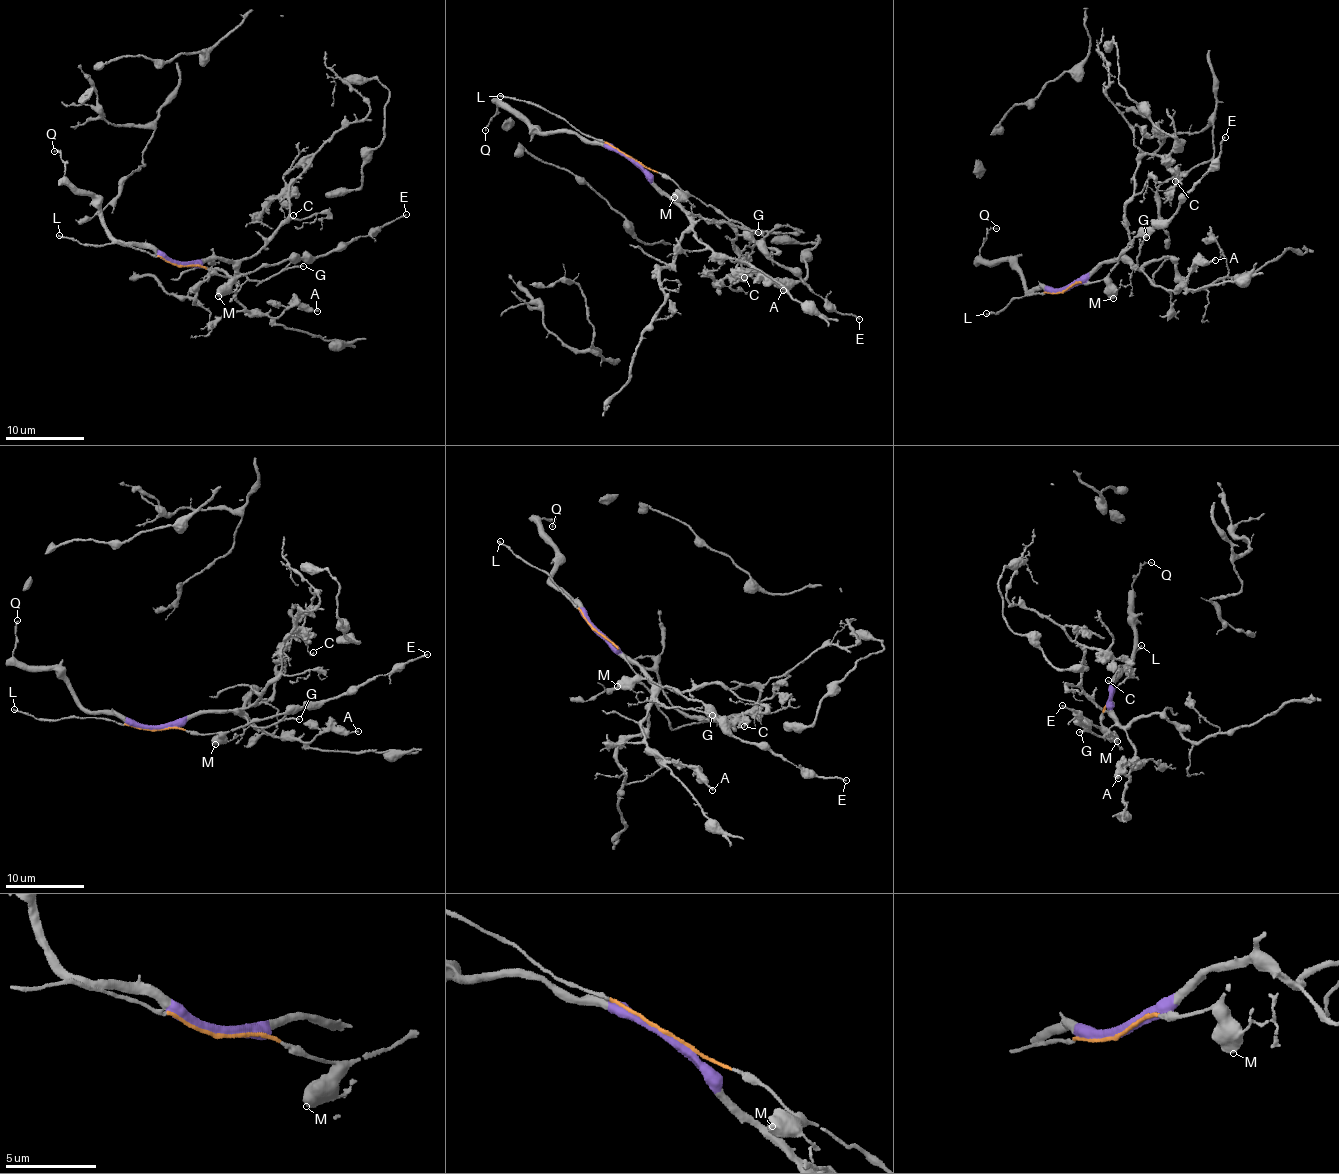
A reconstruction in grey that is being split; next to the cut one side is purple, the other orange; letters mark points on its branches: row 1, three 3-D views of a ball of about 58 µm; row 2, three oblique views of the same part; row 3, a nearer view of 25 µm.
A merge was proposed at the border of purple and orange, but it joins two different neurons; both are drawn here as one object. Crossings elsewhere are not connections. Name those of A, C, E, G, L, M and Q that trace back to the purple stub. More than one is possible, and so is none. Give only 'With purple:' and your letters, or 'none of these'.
With purple: A, C, G, Q

